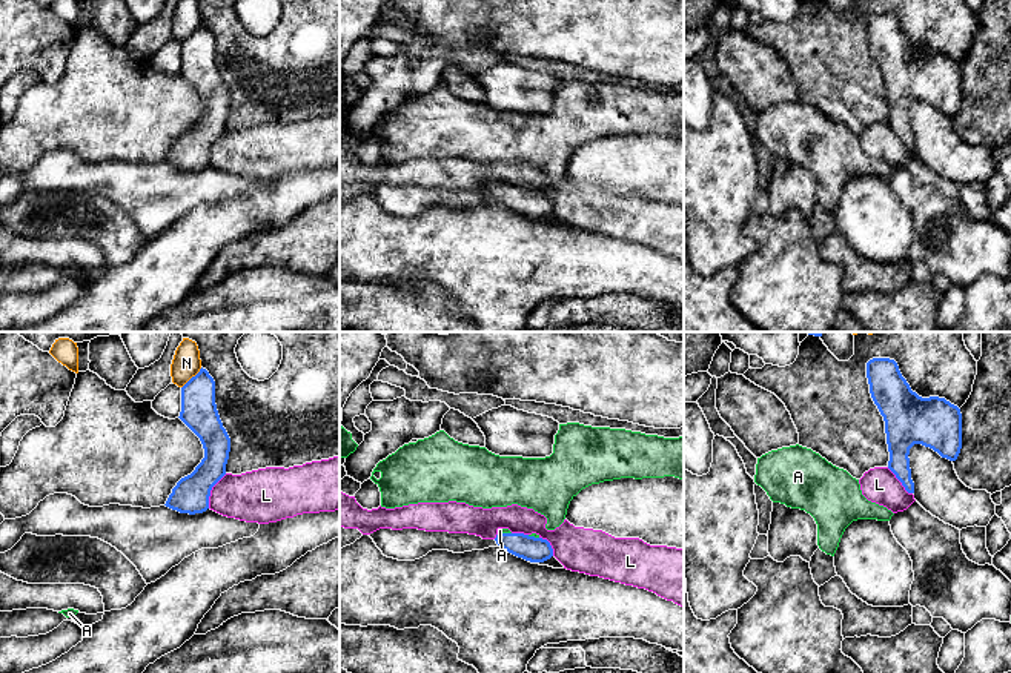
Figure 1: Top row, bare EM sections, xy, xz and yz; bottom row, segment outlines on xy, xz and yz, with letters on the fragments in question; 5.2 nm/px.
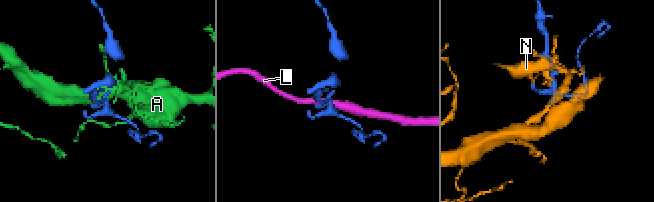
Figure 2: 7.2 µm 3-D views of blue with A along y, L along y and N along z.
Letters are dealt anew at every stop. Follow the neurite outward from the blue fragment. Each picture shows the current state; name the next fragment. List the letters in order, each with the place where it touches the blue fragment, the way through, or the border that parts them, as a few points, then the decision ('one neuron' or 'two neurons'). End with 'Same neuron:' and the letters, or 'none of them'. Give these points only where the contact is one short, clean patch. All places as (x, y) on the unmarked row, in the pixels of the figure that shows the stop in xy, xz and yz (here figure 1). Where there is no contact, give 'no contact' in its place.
A: contact xz (504, 189); way xz (532, 205), (513, 198), (504, 189), (500, 186); one neuron
L: contact xy (211, 145); two neurons
N: contact xy (191, 34); two neurons
Same neuron: A

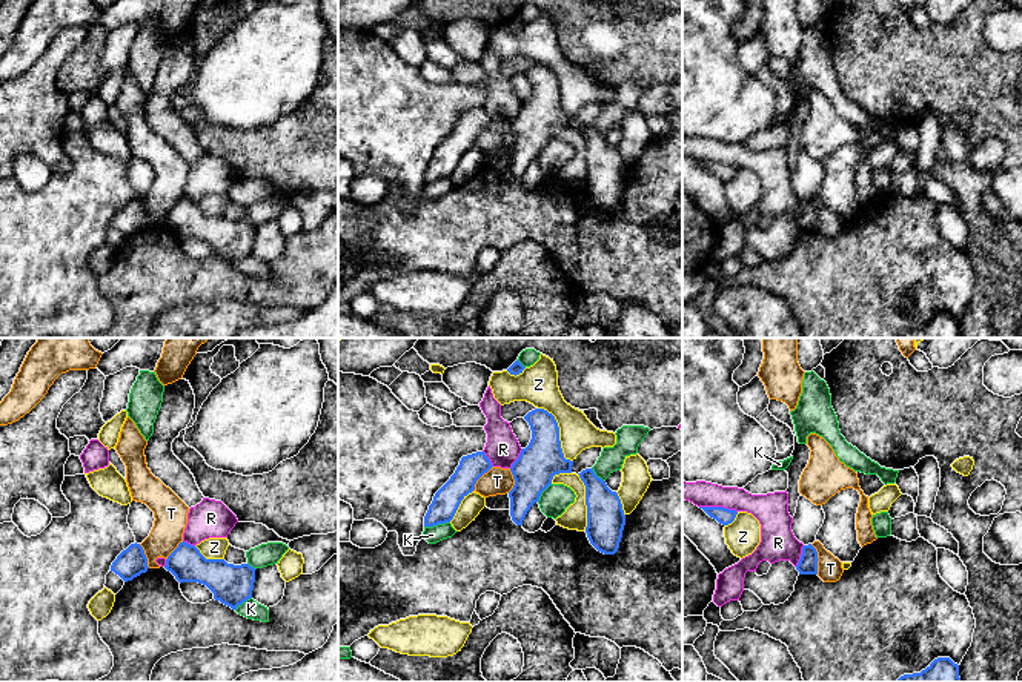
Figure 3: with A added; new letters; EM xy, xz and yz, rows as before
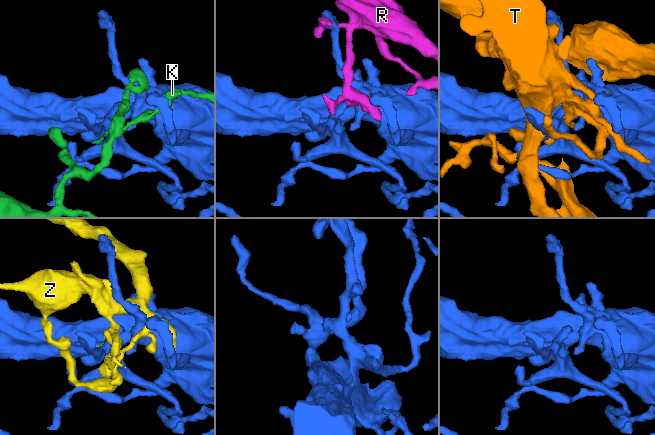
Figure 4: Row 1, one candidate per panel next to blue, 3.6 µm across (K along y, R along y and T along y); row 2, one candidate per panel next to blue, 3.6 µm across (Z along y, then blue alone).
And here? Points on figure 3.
K: contact xz (437, 180); two neurons
R: contact yz (718, 163); two neurons
T: contact yz (818, 215); two neurons
Z: contact xz (558, 89); two neurons
Same neuron: none of them

